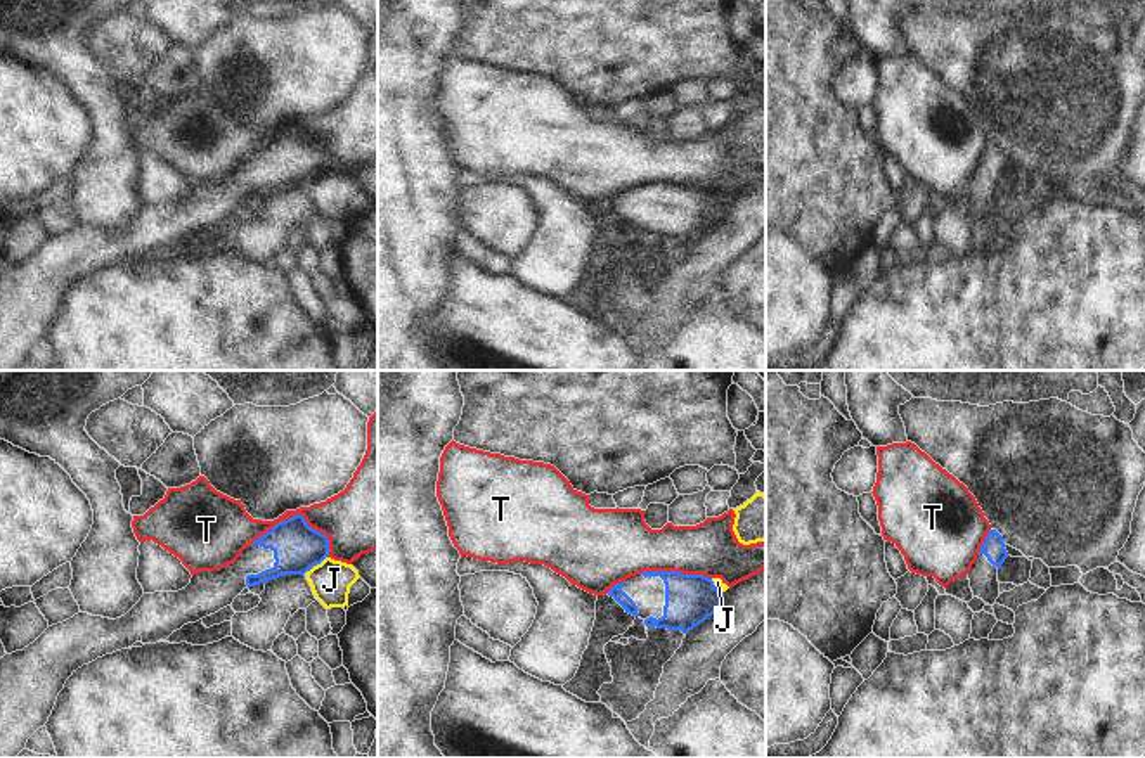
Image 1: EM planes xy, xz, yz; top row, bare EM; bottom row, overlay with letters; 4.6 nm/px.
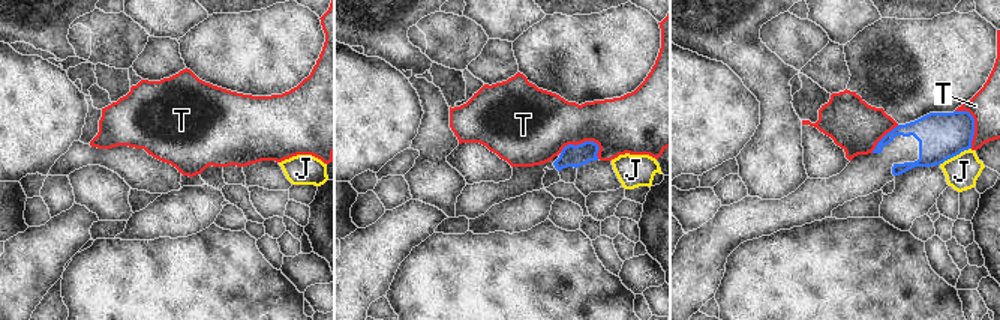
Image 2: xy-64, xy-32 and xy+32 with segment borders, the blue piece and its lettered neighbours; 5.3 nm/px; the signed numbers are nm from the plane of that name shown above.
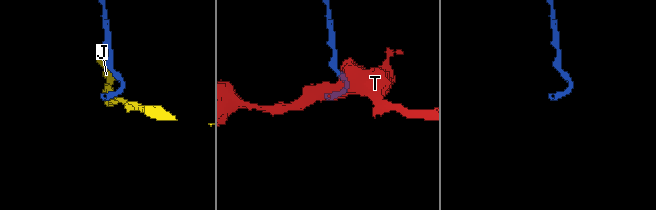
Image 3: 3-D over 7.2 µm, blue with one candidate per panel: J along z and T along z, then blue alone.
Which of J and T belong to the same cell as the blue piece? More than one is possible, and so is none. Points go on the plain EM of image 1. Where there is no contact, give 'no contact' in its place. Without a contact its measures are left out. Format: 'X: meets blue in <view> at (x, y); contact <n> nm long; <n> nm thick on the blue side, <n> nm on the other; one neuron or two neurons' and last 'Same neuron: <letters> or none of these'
J: meets blue in xy at (314, 177); contact 140 nm long; 220 nm thick on the blue side, 190 nm on the other; two neurons
T: meets blue in xy at (298, 127); contact 380 nm long; 220 nm thick on the blue side, 280 nm on the other; two neurons
Same neuron: none of these

